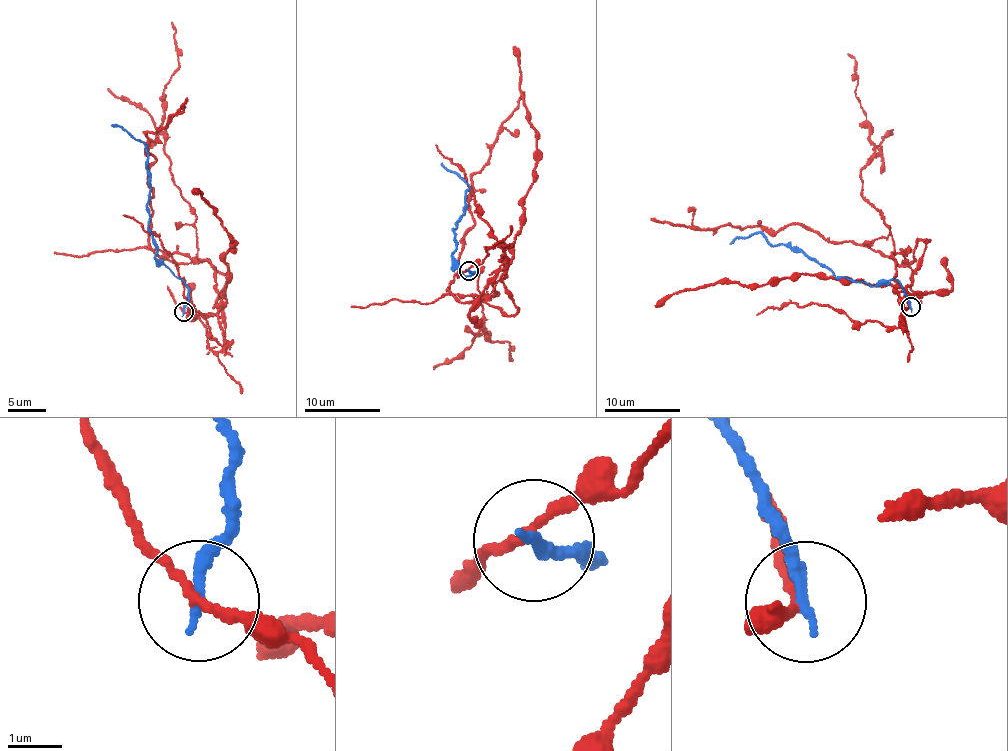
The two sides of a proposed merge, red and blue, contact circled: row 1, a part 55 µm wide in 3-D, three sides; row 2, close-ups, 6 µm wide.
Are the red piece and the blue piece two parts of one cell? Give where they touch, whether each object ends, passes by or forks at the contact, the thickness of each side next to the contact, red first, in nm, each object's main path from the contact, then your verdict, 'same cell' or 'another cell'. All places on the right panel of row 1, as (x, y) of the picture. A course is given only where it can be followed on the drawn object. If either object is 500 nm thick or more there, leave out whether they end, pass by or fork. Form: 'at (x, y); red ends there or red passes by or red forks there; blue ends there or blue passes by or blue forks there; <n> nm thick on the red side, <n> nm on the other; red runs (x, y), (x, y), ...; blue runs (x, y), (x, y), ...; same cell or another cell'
at (910, 307); red passes by; blue ends there; 150 nm thick on the red side, 240 nm on the other; red runs (910, 306), (906, 331), (893, 278), (893, 253), (905, 251), (899, 264), (796, 223), (706, 230), (651, 218); blue runs (910, 306), (901, 284), (893, 278), (868, 285), (836, 277), (801, 251), (771, 245), (763, 234), (730, 243); another cell

